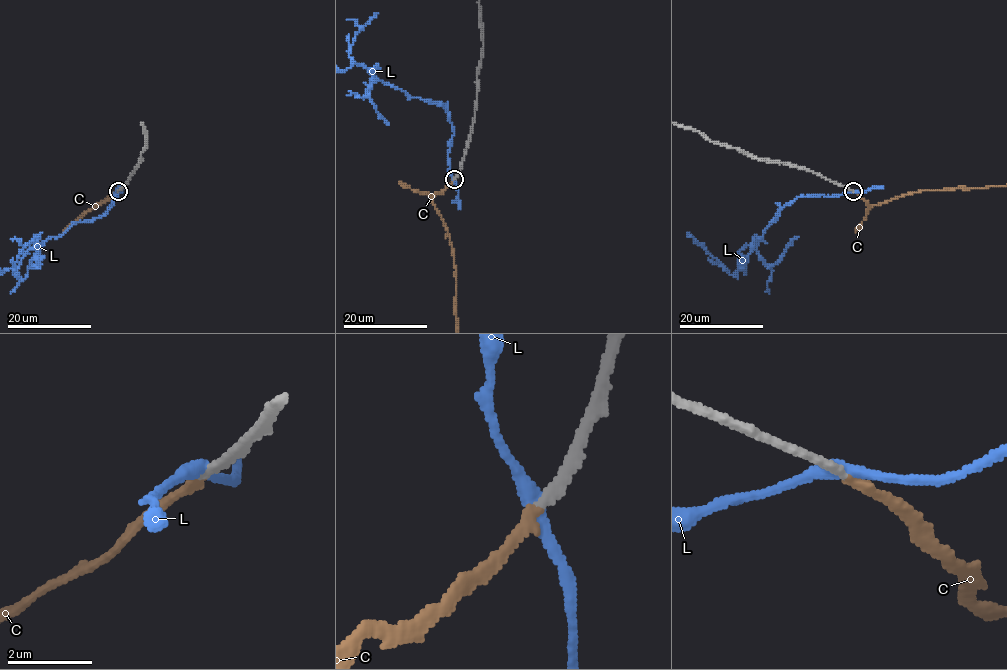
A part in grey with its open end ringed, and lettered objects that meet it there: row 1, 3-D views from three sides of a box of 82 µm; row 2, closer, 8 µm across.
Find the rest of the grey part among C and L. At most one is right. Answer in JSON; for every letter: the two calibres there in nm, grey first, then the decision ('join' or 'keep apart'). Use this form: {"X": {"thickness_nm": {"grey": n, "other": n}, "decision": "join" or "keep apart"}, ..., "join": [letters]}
{"C": {"thickness_nm": {"grey": 240, "other": 240}, "decision": "join"}, "L": {"thickness_nm": {"grey": 260, "other": 340}, "decision": "keep apart"}, "join": ["C"]}

